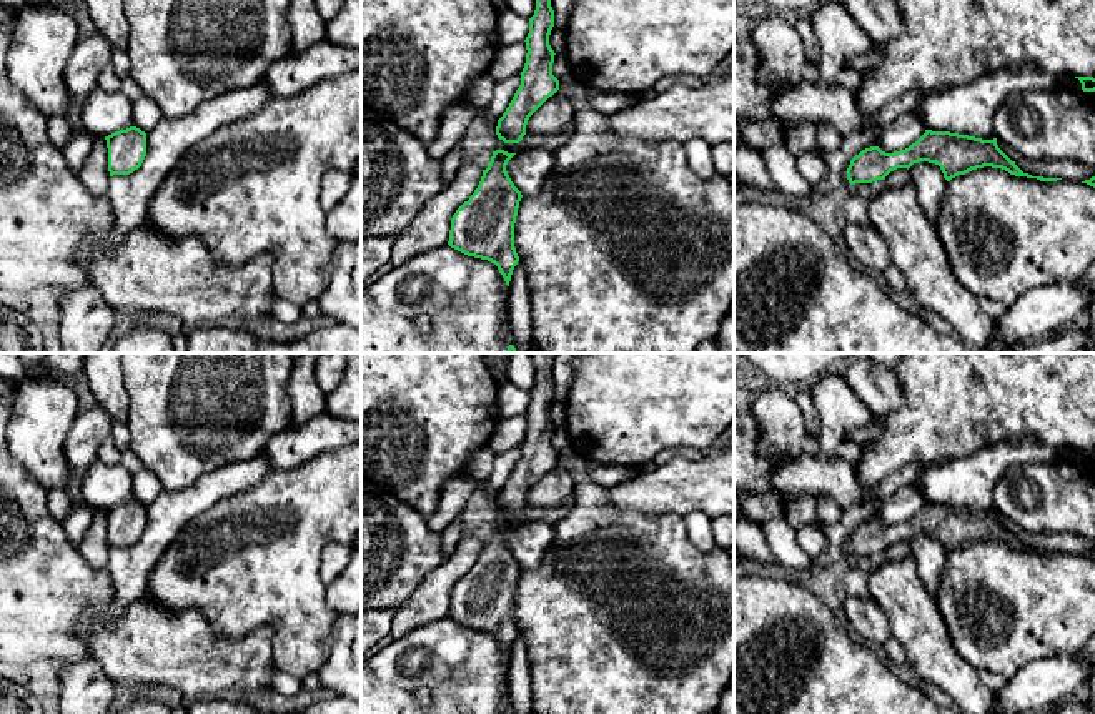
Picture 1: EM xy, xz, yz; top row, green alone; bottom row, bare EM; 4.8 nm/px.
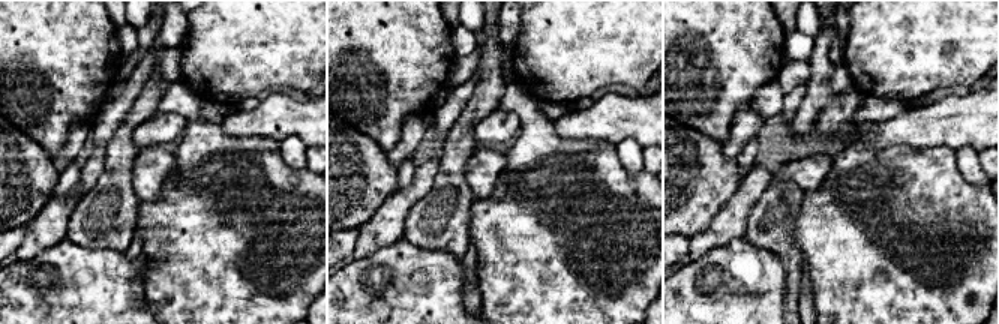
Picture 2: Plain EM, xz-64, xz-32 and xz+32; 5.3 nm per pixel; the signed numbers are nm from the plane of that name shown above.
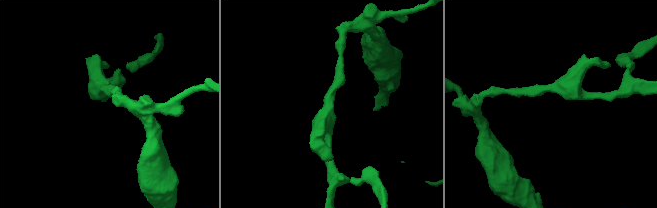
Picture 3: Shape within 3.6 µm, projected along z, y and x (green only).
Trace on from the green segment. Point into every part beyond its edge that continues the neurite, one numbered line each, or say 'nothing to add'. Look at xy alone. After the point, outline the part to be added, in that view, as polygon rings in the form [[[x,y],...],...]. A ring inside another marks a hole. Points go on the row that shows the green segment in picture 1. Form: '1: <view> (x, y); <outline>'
nothing to add

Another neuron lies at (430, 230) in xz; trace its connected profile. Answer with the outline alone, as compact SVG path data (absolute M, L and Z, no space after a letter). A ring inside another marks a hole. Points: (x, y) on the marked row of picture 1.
M463 163L454 178L421 210L411 226L393 243L391 266L398 268L421 253L438 250L449 241L451 218L469 200L483 176L483 168Z

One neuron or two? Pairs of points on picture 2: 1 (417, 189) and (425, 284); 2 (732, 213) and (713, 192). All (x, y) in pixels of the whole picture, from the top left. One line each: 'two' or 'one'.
1: two
2: two

